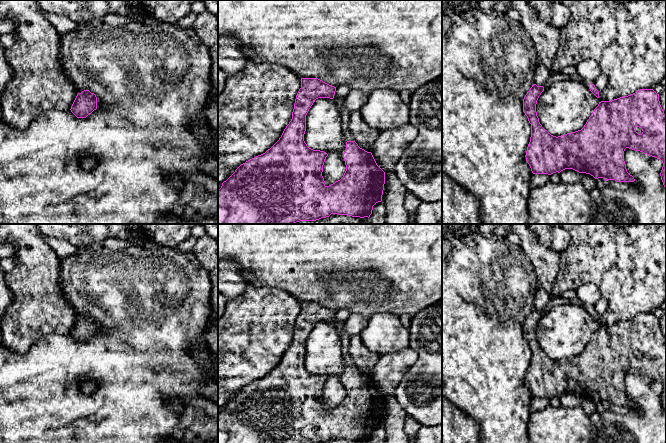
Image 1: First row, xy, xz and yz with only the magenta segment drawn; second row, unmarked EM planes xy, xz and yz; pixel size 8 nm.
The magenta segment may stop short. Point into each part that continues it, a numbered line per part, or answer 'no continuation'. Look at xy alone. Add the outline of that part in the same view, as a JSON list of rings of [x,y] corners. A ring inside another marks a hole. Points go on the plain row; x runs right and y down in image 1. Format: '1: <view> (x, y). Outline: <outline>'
no continuation

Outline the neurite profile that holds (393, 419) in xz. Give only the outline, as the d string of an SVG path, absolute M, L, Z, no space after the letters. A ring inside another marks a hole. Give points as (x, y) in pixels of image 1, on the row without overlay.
M394 395L385 396L385 408L382 425L385 428L385 443L409 443L404 431L404 420L407 413L400 406Z

